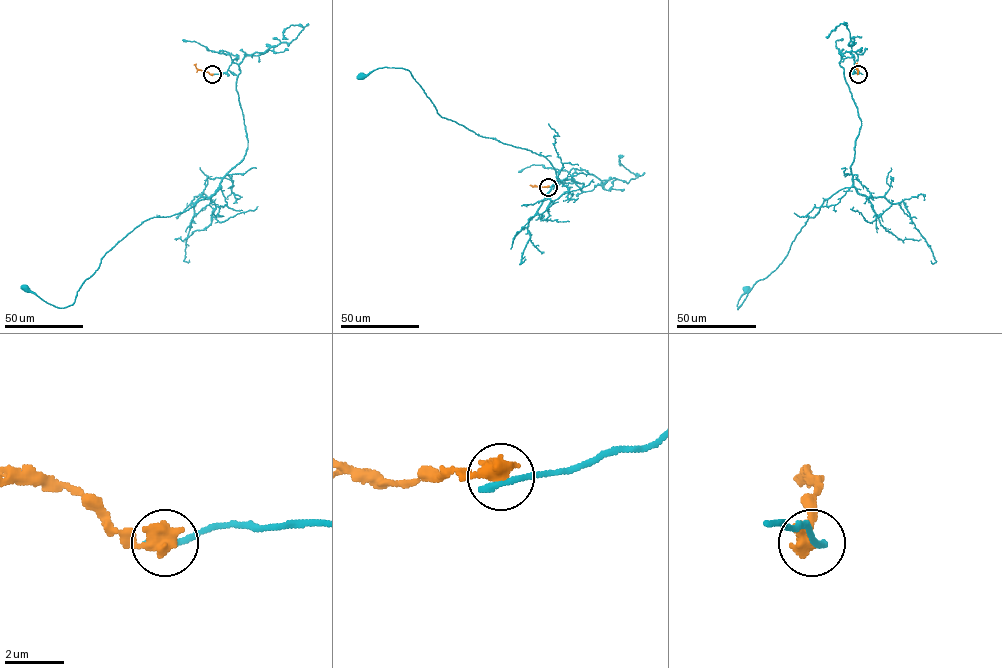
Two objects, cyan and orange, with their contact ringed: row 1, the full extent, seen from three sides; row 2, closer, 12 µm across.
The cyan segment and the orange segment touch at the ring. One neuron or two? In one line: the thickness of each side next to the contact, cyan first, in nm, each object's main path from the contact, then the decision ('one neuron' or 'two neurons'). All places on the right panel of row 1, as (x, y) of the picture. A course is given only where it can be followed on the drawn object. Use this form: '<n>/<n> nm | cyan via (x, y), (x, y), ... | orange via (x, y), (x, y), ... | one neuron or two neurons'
280/650 nm | cyan via (858, 74), (852, 56), (840, 61), (861, 121), (852, 185), (824, 200), (737, 309), (746, 290) | orange via (858, 74), (857, 62) | two neurons

